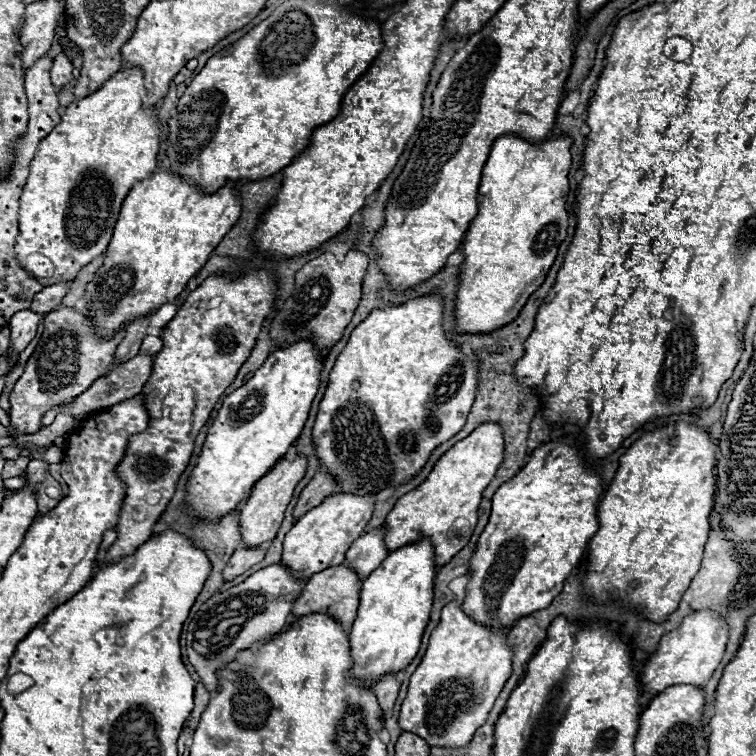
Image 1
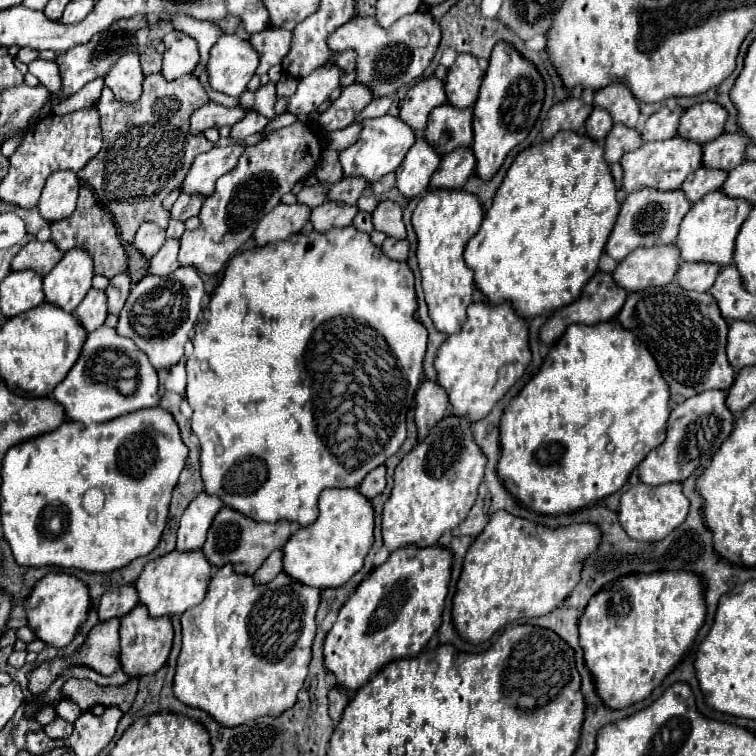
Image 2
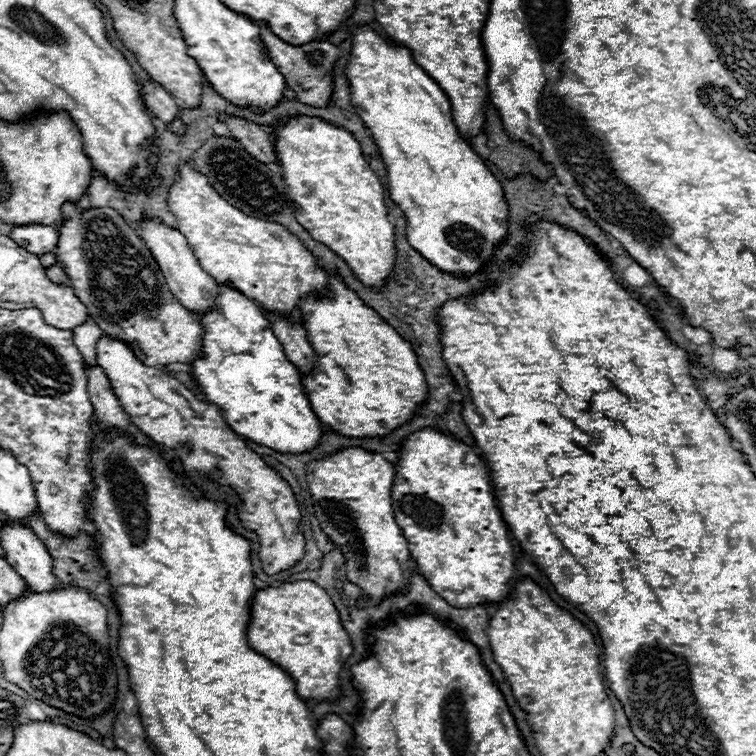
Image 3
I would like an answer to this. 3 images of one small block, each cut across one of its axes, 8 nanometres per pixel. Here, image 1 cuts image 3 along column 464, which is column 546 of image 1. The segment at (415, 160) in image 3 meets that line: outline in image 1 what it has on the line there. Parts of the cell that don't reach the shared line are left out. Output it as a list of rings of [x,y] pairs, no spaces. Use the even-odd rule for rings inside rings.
[[[502,136],[494,142],[492,150],[490,150],[490,156],[484,164],[484,172],[482,172],[482,182],[478,186],[478,216],[472,220],[466,236],[464,236],[464,246],[462,246],[462,252],[464,252],[464,262],[460,266],[460,284],[458,284],[458,292],[456,292],[456,308],[454,308],[454,318],[456,318],[456,324],[454,324],[454,332],[456,334],[466,334],[466,332],[492,332],[504,324],[510,324],[518,314],[520,314],[520,308],[524,308],[526,300],[530,298],[530,294],[534,290],[540,288],[540,284],[544,282],[554,258],[556,258],[556,252],[558,252],[558,246],[560,242],[566,238],[566,228],[568,228],[568,212],[566,212],[566,194],[568,194],[568,170],[570,170],[570,144],[572,140],[570,138],[556,138],[556,140],[544,140],[540,144],[530,144],[518,136]]]

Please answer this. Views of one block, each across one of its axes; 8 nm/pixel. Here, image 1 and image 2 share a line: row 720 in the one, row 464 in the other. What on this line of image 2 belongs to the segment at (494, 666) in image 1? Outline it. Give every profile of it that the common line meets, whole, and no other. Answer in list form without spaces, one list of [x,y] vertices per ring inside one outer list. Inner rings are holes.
[[[448,414],[430,430],[424,442],[402,458],[394,470],[394,488],[382,512],[384,546],[394,552],[404,546],[428,548],[438,544],[446,530],[456,528],[472,508],[484,478],[484,454],[472,442],[468,420]]]

